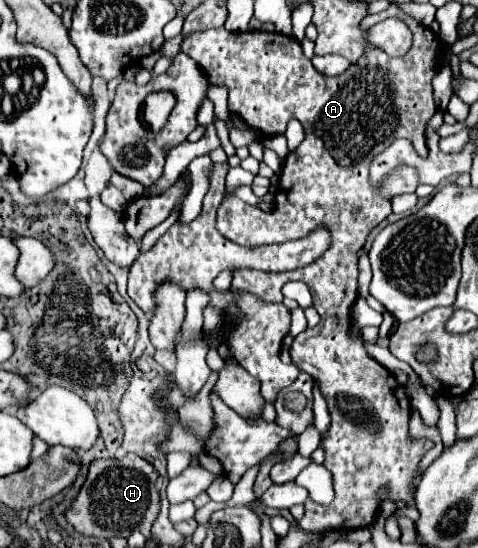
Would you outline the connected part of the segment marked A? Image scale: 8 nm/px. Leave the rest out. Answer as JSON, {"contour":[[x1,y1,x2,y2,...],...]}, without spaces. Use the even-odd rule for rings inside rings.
{"contour":[[414,20,414,46,402,58,390,58,376,46,366,46,362,58,352,64,340,76,324,76,320,74,312,62,302,54,302,46,296,38,284,36,278,32,228,32,224,26,200,30,182,38,182,52,194,58,212,84,226,84,230,90,228,108,236,112,246,126,256,128,263,136,284,134,290,118,298,118,304,126,306,138,304,142,288,154,288,162,282,166,282,178,276,188,274,208,264,212,250,206,238,198,228,198,218,208,218,232,240,246,264,246,264,244,282,244,286,240,298,240,300,236,308,236,320,222,326,222,332,230,332,248,318,258,314,264,306,268,298,268,292,272,256,272,256,270,238,270,232,276,232,290,250,292,256,298,267,303,281,303,284,296,282,286,288,280,304,282,314,298,314,306,318,308,320,322,314,328,308,328,298,334,290,348,292,364,298,370,310,374,318,386,322,396,328,402,328,410,332,416,330,432,324,438,326,450,326,468,334,474,336,498,328,506,312,504,306,500,306,514,300,520,304,530,352,530,370,526,380,508,380,490,386,488,386,496,390,500,408,500,412,502,414,476,418,472,418,464,422,456,434,446,430,440,412,440,408,436,408,420,410,420,410,398,406,388,398,386,392,372,380,366,372,356,368,356,362,338,352,336,352,316,350,306,358,298,358,252,364,246,372,228,376,228,388,216,388,200,383,196,395,196,415,192,418,187,416,170,403,166,390,173,379,189,372,188,368,182,368,166,372,158,386,150,388,144,396,138,408,138,414,142,414,148,420,156,428,156,428,146,424,142,426,122,436,112,432,78,442,66,442,40,430,28,418,24],[352,158,362,158,352,166]]}

